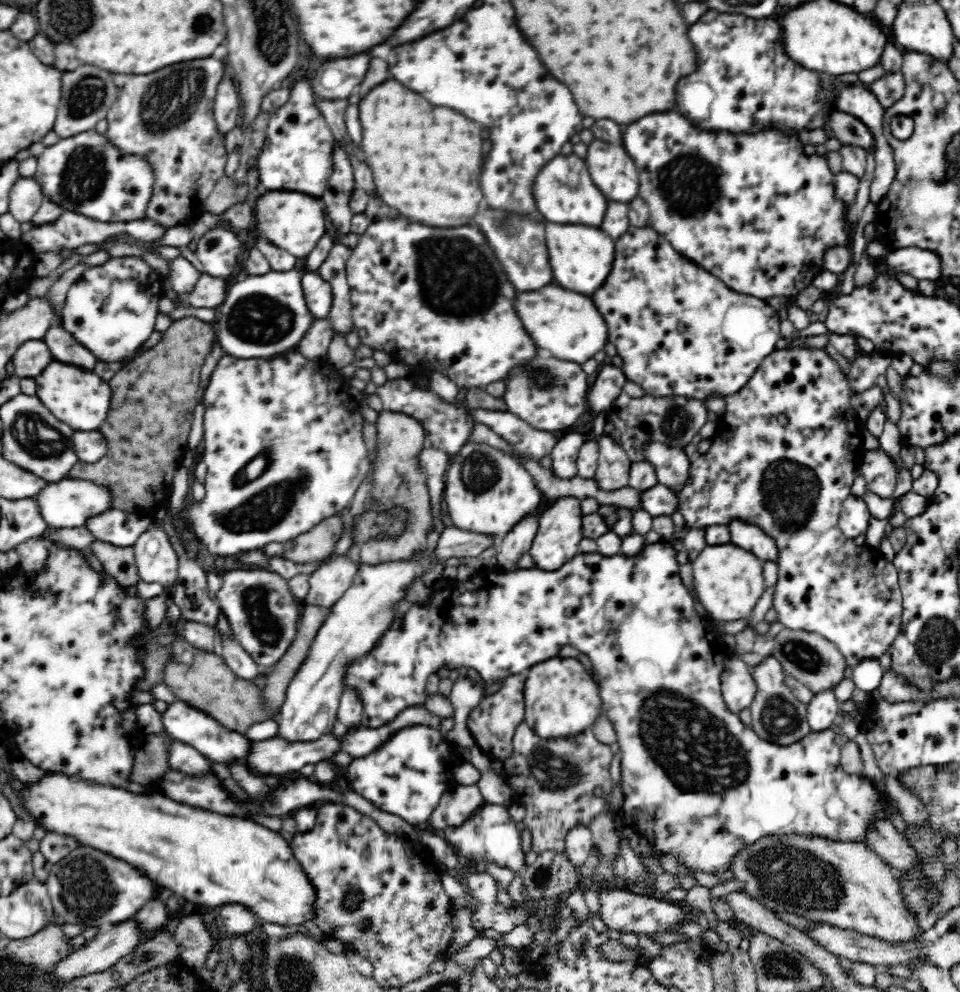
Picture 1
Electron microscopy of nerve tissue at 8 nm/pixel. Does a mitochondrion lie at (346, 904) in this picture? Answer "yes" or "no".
yes

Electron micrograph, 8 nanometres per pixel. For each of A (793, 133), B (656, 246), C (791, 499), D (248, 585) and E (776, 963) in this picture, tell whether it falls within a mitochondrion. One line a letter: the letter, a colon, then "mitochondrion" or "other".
A: other
B: other
C: mitochondrion
D: other
E: mitochondrion

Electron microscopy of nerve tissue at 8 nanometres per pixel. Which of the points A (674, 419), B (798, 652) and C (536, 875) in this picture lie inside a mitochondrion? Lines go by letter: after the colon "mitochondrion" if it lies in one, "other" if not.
A: mitochondrion
B: mitochondrion
C: mitochondrion

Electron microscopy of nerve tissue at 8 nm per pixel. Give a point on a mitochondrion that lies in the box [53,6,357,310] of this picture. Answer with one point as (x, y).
(168, 102)

